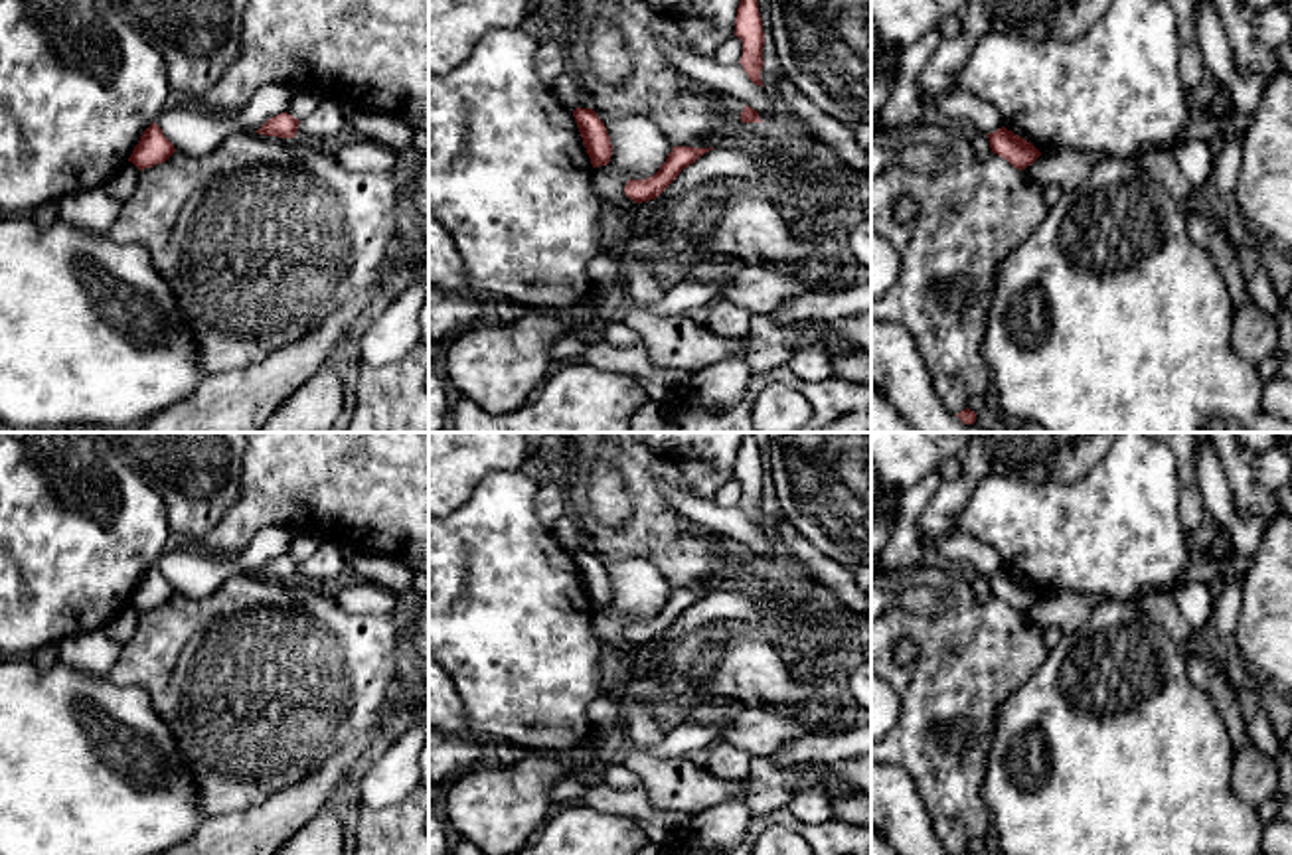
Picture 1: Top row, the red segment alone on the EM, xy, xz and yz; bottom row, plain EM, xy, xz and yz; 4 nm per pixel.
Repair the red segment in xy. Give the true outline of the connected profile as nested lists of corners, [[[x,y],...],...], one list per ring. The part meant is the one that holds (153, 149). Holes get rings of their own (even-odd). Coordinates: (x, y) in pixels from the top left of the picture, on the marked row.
[[[152,122],[134,146],[128,162],[138,170],[166,162],[176,152],[174,144],[164,136],[162,128]]]

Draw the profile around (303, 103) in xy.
[[[294,93],[286,113],[302,120],[318,107],[320,99],[316,93]]]

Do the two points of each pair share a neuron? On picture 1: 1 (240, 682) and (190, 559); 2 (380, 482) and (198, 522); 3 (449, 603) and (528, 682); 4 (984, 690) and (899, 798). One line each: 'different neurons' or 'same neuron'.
1: different neurons
2: different neurons
3: same neuron
4: different neurons

